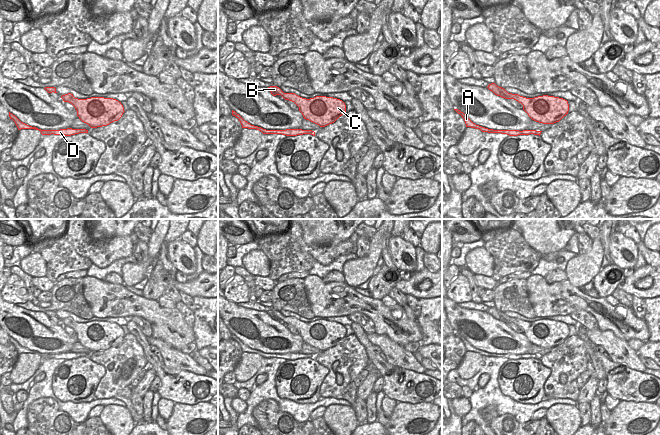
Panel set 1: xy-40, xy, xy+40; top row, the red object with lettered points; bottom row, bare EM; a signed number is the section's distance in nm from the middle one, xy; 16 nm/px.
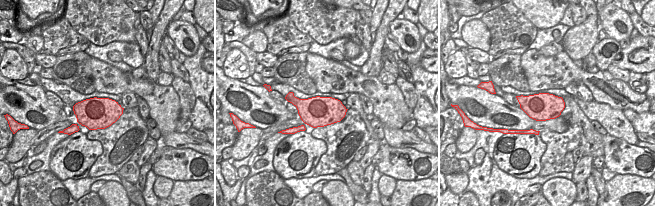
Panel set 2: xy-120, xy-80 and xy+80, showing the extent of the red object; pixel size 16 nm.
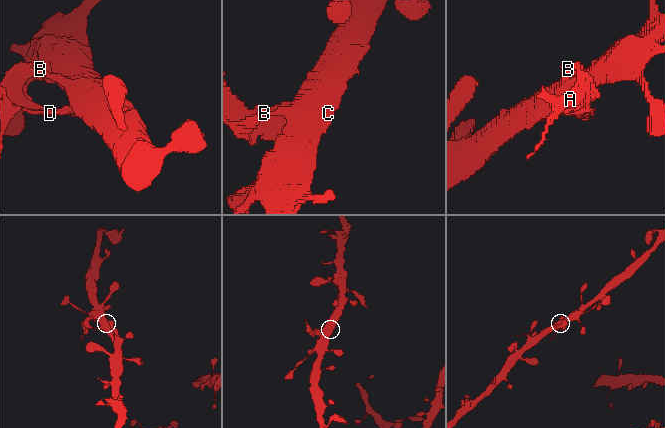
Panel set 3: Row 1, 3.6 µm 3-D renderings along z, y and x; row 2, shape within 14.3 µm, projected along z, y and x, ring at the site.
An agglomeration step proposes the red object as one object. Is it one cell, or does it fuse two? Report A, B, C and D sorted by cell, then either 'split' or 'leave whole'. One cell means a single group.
A B D / C; split

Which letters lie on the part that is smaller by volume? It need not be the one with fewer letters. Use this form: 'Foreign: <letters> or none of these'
Foreign: A, B, D

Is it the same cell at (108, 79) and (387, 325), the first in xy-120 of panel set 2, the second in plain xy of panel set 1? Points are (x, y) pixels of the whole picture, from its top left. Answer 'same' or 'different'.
same

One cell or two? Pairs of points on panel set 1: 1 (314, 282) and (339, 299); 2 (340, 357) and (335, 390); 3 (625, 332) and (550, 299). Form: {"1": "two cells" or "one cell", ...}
{"1": "one cell", "2": "one cell", "3": "one cell"}

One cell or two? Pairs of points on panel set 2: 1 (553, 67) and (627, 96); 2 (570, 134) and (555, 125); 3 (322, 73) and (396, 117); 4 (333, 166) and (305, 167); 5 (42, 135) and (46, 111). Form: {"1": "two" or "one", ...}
{"1": "one", "2": "two", "3": "one", "4": "two", "5": "two"}

